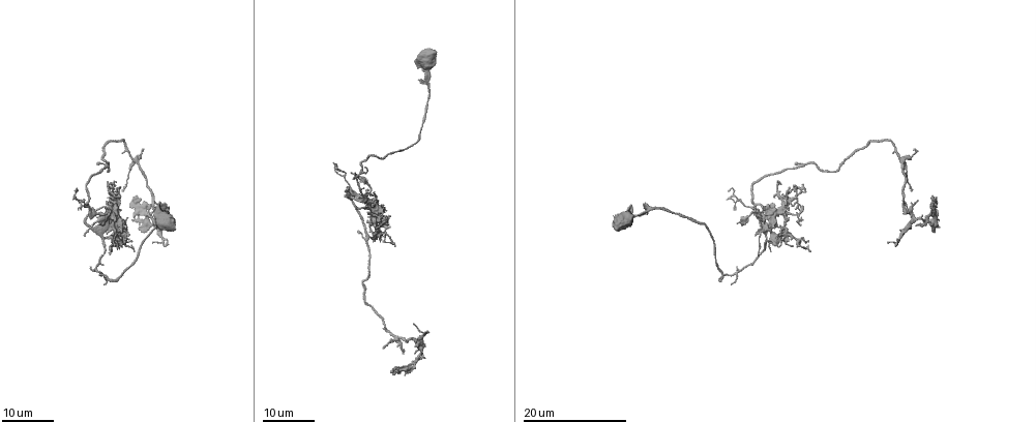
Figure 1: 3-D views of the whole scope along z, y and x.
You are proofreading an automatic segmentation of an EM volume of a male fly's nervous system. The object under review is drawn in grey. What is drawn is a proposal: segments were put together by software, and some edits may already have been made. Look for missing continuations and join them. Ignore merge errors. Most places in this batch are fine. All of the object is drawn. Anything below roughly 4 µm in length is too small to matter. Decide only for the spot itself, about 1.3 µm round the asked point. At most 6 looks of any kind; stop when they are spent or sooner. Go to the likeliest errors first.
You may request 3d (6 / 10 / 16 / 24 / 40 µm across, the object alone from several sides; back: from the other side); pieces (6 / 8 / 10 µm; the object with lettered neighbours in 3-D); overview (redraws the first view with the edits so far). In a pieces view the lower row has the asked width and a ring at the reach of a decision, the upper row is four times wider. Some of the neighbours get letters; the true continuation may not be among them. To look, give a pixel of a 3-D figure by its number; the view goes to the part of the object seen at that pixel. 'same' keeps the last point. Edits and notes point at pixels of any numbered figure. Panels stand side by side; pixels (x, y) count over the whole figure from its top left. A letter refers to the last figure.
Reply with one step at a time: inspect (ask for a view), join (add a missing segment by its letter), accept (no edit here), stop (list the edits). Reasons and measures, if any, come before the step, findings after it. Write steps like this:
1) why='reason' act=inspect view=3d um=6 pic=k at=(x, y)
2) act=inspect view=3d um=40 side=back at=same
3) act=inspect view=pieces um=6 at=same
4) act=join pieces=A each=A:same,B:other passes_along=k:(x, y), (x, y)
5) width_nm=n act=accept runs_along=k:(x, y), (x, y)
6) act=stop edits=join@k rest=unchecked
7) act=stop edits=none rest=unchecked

why='branch stops here' act=inspect view=3d um=24 pic=1 at=(912, 191)

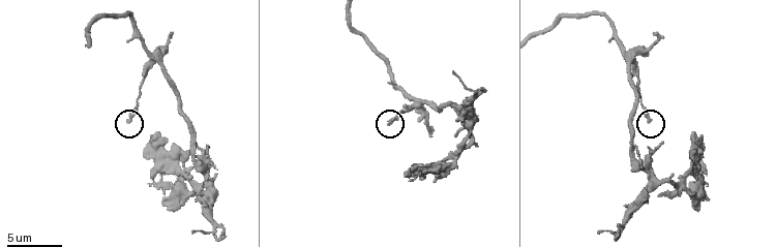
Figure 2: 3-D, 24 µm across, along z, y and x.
act=inspect view=pieces um=10 pic=2 at=(649, 122)

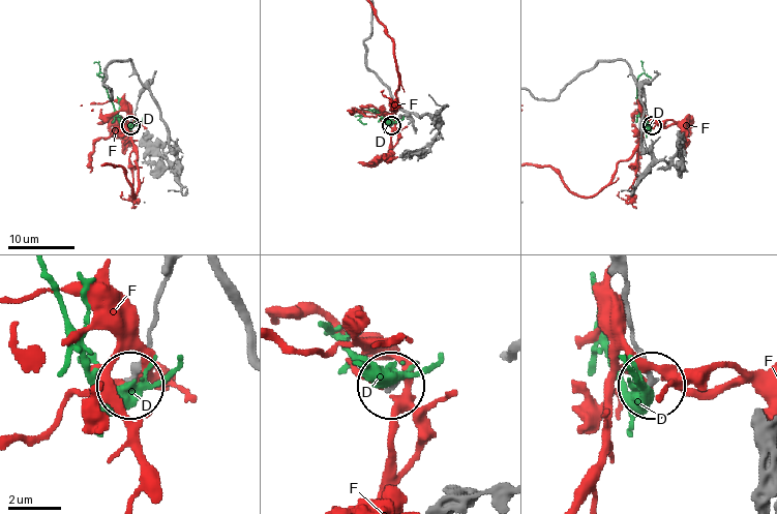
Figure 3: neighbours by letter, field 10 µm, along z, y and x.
act=accept each=D:other,F:other runs_along=3:(624, 277), (630, 337), (650, 382) found='no lettered segment goes on from it'

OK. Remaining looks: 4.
why='branch stops here' act=inspect view=3d um=24 pic=1 at=(779, 183)

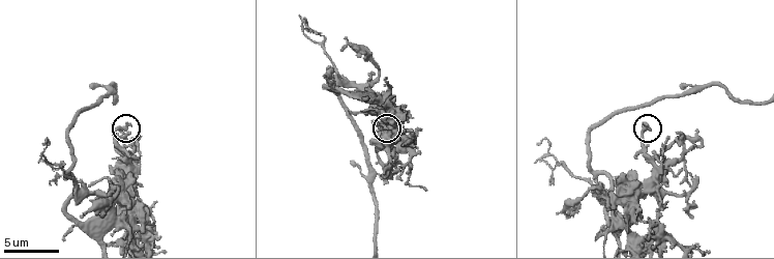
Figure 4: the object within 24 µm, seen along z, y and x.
why='what lies round it' act=inspect view=pieces um=6 pic=4 at=(644, 122)

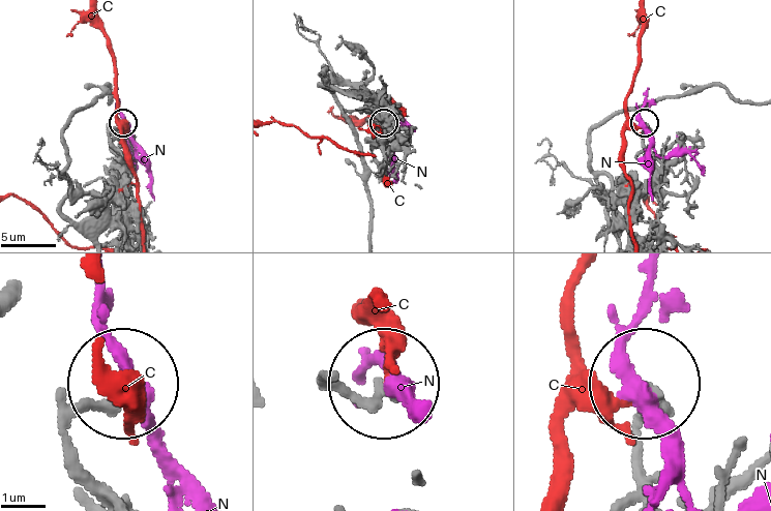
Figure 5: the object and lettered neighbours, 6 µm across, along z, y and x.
act=accept each=C:other,N:other runs_along=5:(331, 376), (361, 394), (380, 390) found='none of them fits'

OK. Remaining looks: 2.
act=stop edits=none rest=unchecked

